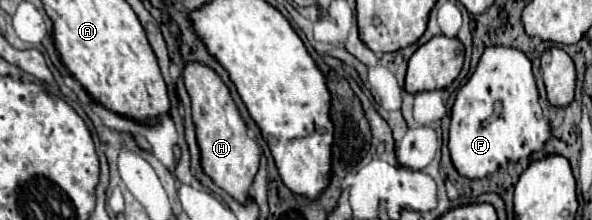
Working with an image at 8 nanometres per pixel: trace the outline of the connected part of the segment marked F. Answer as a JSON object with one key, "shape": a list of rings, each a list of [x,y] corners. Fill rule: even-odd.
{"shape":[[[485,48],[477,70],[459,90],[451,110],[449,152],[457,172],[465,178],[483,178],[503,162],[517,162],[541,150],[549,138],[549,120],[539,104],[531,60],[517,48]]]}

